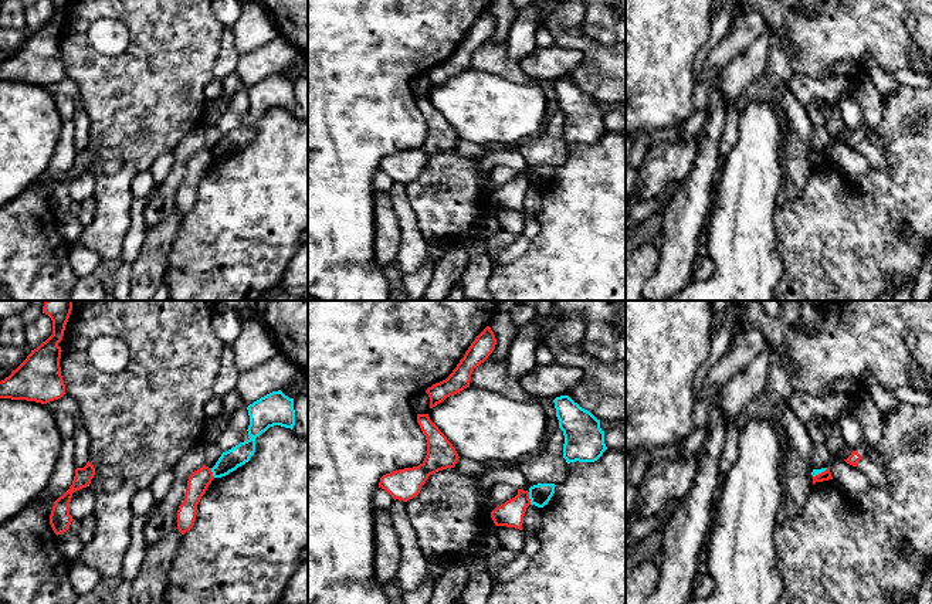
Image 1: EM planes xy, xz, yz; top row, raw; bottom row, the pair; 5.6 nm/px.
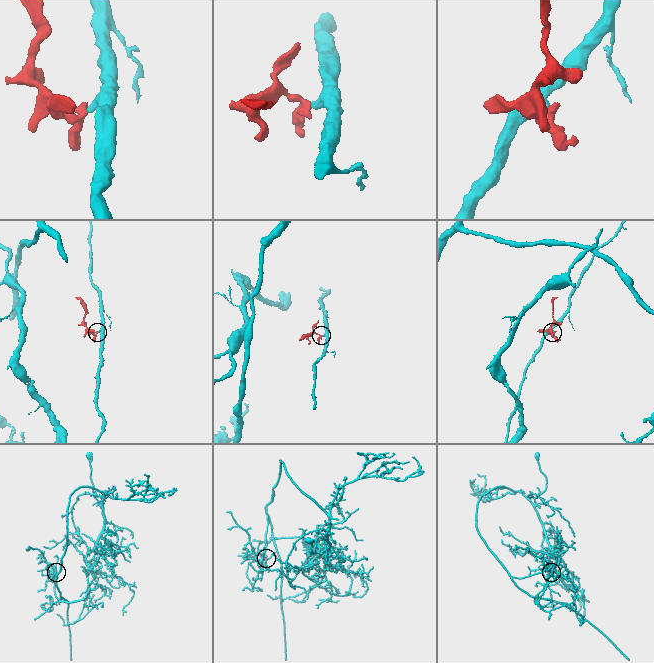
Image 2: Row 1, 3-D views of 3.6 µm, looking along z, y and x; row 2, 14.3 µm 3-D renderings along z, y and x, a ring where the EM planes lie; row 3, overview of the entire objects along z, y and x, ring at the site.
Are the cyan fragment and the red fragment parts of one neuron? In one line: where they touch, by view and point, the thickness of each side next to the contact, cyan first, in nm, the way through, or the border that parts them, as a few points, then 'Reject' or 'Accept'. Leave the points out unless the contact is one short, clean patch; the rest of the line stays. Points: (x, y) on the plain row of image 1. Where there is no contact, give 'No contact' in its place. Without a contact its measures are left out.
Touches cyan at xz (529, 180). Thickness 120 nm (cyan) against 150 nm. Boundary: xz (528, 175), (531, 186). Reject

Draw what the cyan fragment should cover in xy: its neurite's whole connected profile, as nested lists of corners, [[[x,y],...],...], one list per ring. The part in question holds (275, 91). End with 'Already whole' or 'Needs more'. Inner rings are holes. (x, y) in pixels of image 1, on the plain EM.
[[[281,72],[261,79],[247,92],[250,98],[247,113],[251,121],[221,136],[211,150],[214,160],[226,159],[248,145],[255,135],[255,121],[270,109],[281,108],[292,112],[295,108],[294,81],[289,81]]]. Already whole

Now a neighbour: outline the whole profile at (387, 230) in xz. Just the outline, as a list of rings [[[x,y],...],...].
[[[373,191],[375,200],[375,255],[384,268],[396,262],[400,250],[401,227],[394,213],[392,198],[386,191]]]

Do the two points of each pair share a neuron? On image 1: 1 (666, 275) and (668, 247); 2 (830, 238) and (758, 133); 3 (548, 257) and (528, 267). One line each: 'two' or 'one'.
1: one
2: two
3: one

